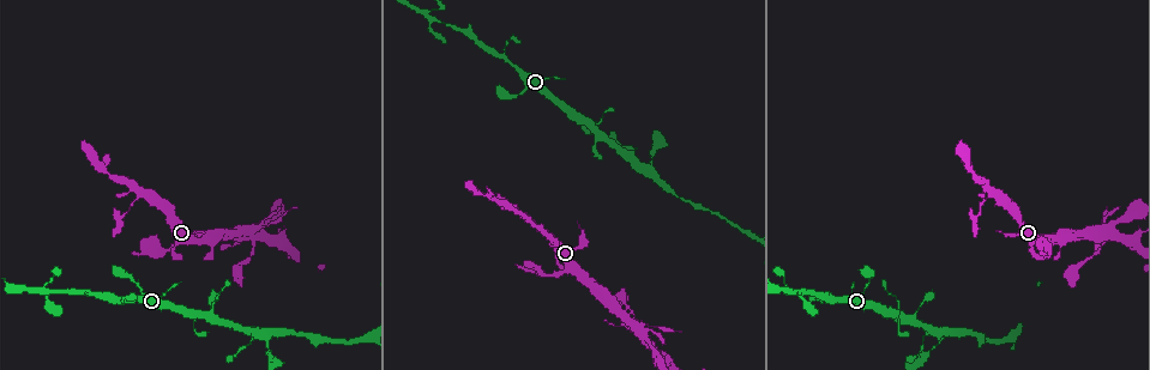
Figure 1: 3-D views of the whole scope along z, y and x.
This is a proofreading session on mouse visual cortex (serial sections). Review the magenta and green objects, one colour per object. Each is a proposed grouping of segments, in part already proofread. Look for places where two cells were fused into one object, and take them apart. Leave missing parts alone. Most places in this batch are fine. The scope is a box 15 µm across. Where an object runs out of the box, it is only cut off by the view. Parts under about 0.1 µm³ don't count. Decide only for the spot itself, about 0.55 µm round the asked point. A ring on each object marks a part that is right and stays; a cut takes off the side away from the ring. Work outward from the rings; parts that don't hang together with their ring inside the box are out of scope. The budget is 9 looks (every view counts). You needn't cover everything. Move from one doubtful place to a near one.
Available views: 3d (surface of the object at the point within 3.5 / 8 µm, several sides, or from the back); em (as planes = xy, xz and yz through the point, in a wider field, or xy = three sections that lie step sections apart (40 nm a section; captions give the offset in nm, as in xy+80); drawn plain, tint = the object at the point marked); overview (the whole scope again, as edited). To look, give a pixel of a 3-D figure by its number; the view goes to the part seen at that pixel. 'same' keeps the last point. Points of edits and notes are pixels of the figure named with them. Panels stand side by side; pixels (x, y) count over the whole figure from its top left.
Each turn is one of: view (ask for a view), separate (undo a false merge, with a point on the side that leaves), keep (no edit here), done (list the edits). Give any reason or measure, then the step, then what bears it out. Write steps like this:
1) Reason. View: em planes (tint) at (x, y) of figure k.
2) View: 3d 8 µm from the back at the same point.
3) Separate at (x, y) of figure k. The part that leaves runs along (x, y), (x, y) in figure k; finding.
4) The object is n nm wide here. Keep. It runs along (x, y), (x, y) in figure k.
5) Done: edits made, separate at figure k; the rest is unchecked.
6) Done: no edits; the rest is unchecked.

Sharp bend. View: 3d 3.5 µm at (166, 251) of figure 1.

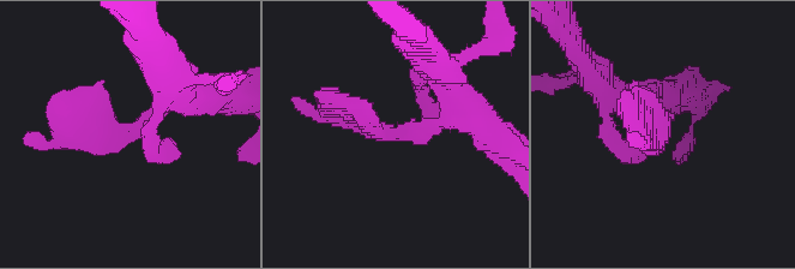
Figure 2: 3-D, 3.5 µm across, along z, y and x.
View: em xy step 2 (tint) at (129, 133) of figure 2.

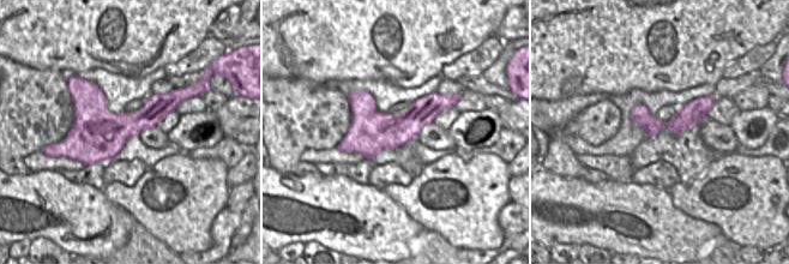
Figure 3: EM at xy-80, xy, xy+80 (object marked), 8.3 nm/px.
The object is 360 nm wide here. Keep. It runs along (449, 97), (342, 146) in figure 3; continuous, no second cell.

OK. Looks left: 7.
Branch point. View: 3d 3.5 µm at (141, 193) of figure 1.

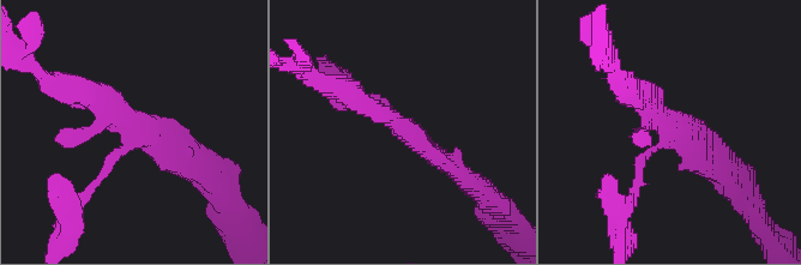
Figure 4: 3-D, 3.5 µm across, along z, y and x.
Now the EM. View: em xy step 5 (tint) at (404, 131) of figure 4.

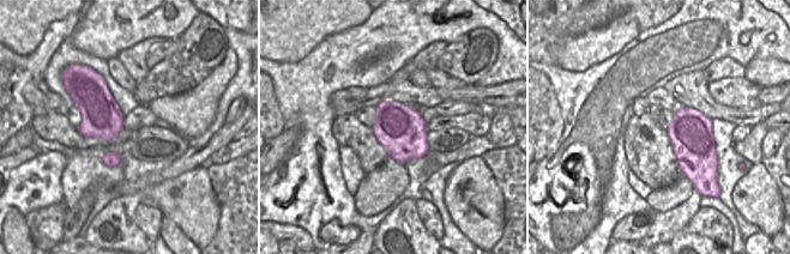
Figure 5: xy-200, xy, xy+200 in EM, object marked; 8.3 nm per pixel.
Another direction. View: em xy step 1 (tint) at the same point.

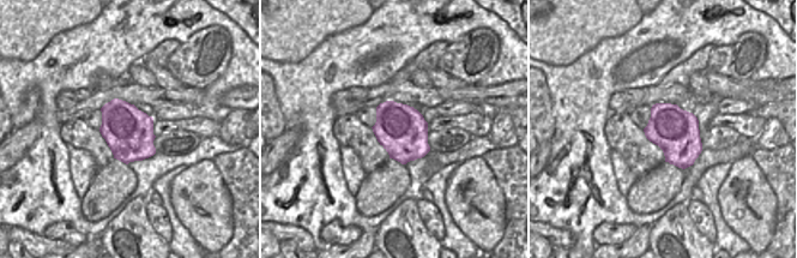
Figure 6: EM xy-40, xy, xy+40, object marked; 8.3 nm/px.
Keep. It runs along (457, 172), (413, 134), (343, 89) in figure 4; continuous, no second cell.

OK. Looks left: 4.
Thin arm on a thick one. View: 3d 3.5 µm at (635, 325) of figure 1.

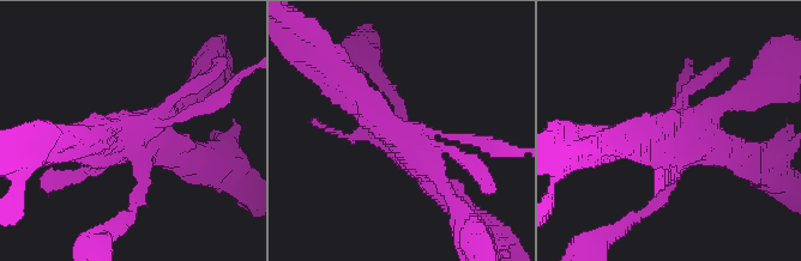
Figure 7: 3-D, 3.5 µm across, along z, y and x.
View: em xy step 2 (tint) at (402, 141) of figure 7.

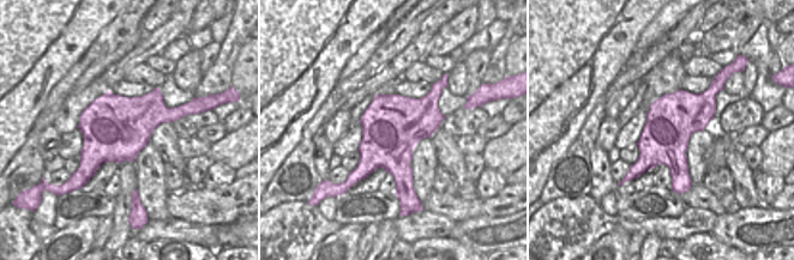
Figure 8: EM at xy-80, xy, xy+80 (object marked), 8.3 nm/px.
Cut it another way. View: em xy step 1 (tint) at the same point.

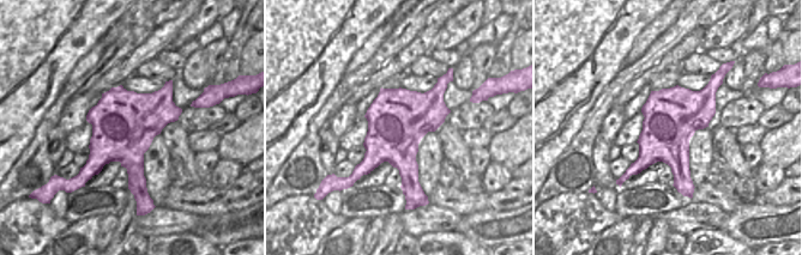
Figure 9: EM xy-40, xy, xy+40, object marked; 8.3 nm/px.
Keep. It runs along (349, 85), (445, 195) in figure 7; all the same cell.

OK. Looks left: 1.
Done: no edits; the rest is unchecked.

